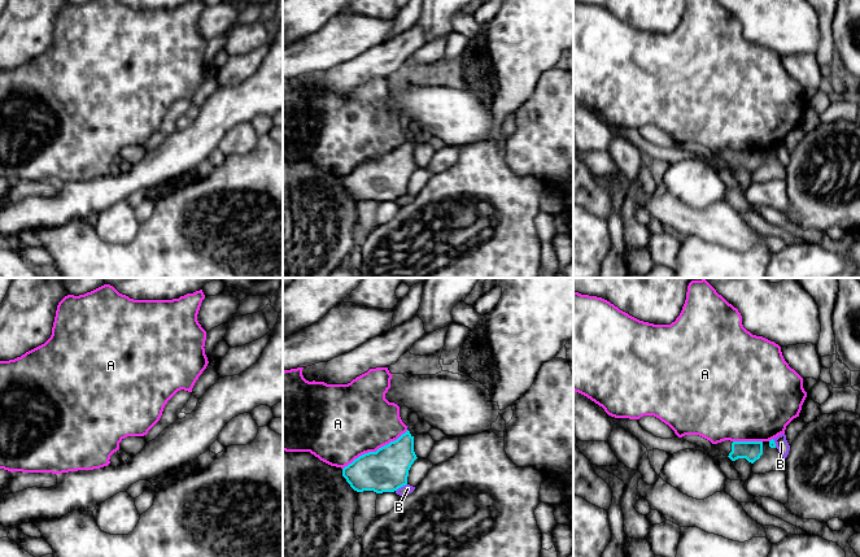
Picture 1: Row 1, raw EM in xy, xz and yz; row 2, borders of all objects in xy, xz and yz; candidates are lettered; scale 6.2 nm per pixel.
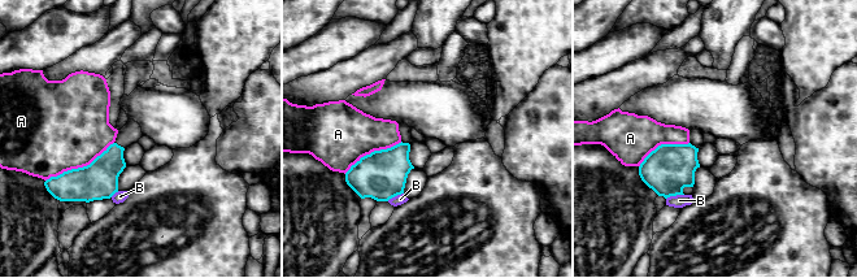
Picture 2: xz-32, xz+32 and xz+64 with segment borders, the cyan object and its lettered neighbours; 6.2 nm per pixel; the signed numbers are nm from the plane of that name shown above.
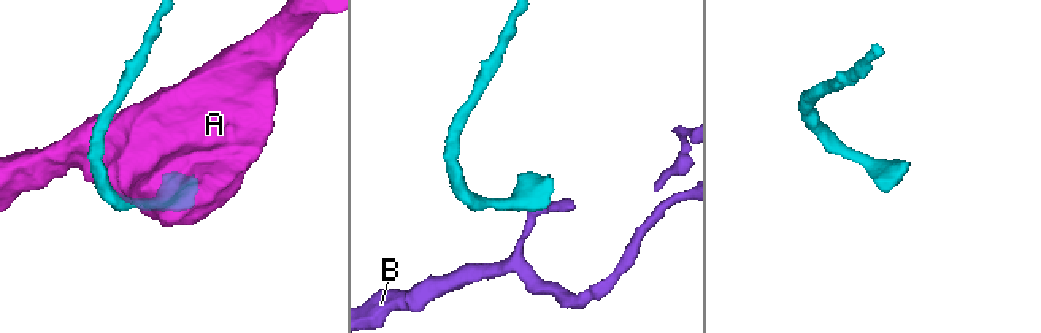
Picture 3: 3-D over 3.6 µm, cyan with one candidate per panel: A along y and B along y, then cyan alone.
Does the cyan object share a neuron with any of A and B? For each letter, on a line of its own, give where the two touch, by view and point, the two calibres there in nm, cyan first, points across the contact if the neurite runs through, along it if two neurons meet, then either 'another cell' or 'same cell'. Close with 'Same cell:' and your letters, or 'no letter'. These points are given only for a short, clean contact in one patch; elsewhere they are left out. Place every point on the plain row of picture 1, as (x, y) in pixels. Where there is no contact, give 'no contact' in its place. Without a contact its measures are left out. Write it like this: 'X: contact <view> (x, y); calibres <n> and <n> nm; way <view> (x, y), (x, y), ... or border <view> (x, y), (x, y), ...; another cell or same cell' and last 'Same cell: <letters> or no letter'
A: contact xz (376, 160); calibres 280 and 460 nm; another cell
B: contact xz (401, 195); calibres 280 and 60 nm; border xz (406, 192), (396, 200); another cell
Same cell: no letter

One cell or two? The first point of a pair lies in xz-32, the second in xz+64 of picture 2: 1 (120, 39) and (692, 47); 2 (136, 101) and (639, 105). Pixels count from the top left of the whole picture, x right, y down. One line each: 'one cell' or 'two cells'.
1: one cell
2: one cell

